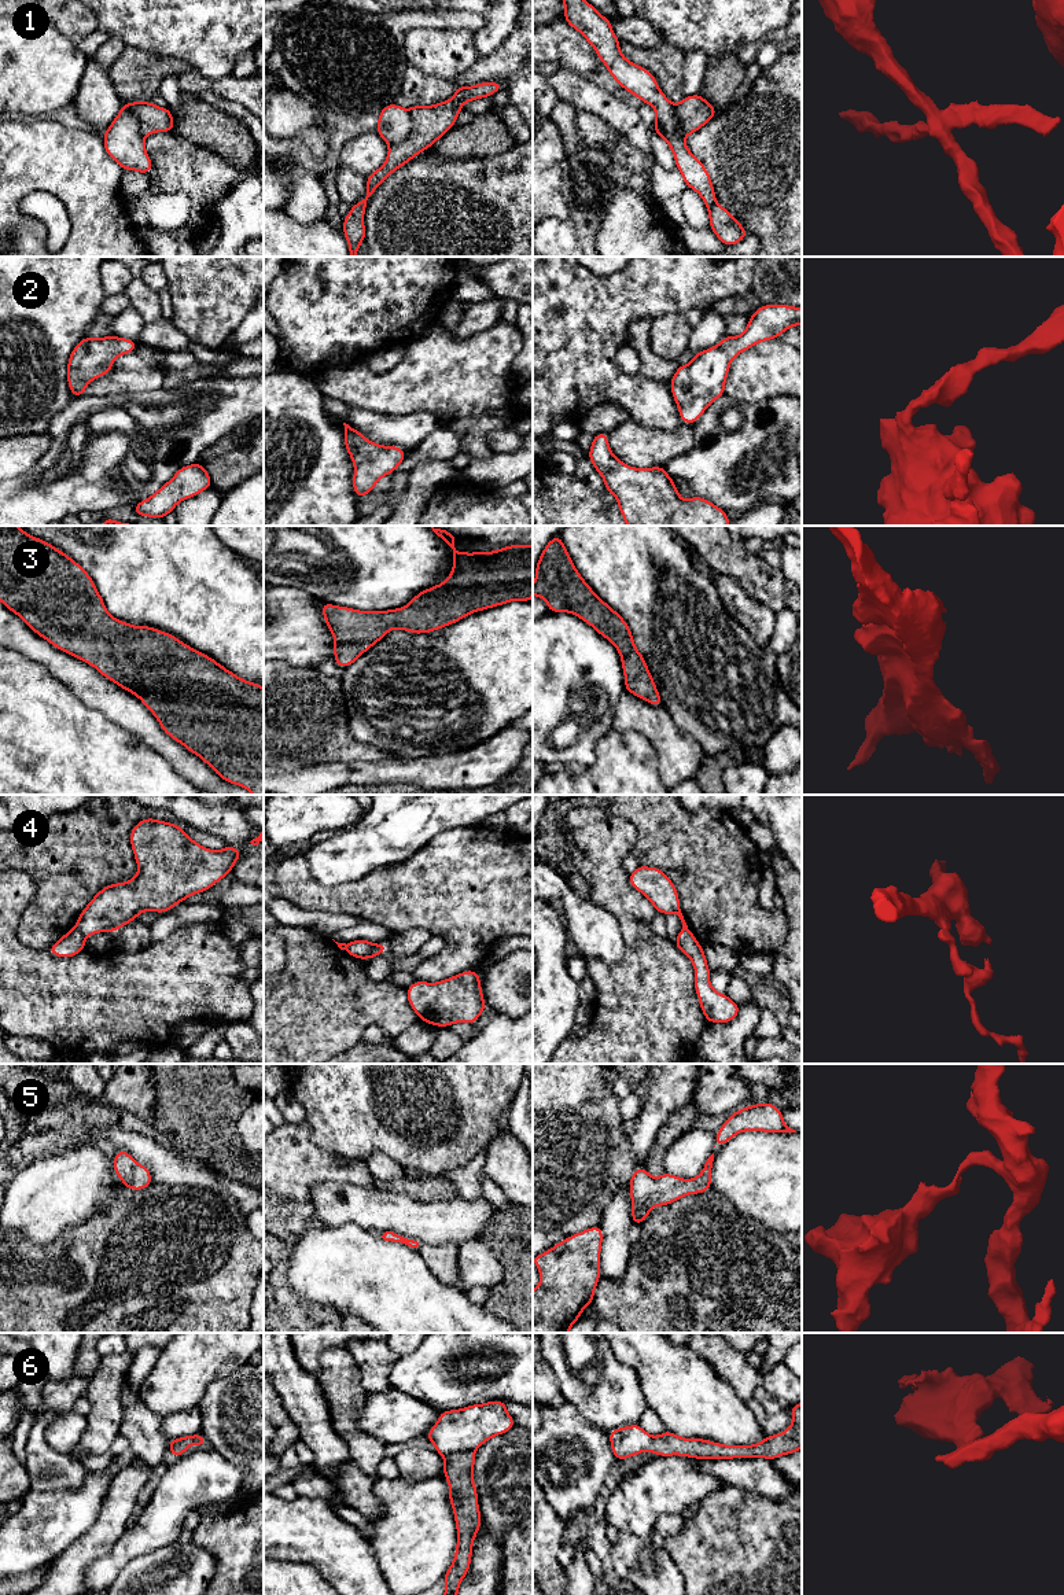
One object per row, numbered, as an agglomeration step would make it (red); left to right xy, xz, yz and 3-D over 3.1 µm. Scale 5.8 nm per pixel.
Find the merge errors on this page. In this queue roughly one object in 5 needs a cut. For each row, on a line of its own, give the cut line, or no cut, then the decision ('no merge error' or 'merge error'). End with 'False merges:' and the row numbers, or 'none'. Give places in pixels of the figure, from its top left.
1: cut in xz along (409, 110), (412, 131), (404, 139), (389, 146); merge error
2: no cut; no merge error
3: no cut; no merge error
4: cut in xy along (74, 928), (85, 936); merge error
5: no cut; no merge error
6: no cut; no merge error
False merges: 1, 4

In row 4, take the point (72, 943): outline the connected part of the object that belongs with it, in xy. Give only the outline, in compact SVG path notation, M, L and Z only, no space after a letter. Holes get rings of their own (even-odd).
M76 928L63 935L55 944L48 948L48 953L55 957L74 957L85 950L85 936Z

